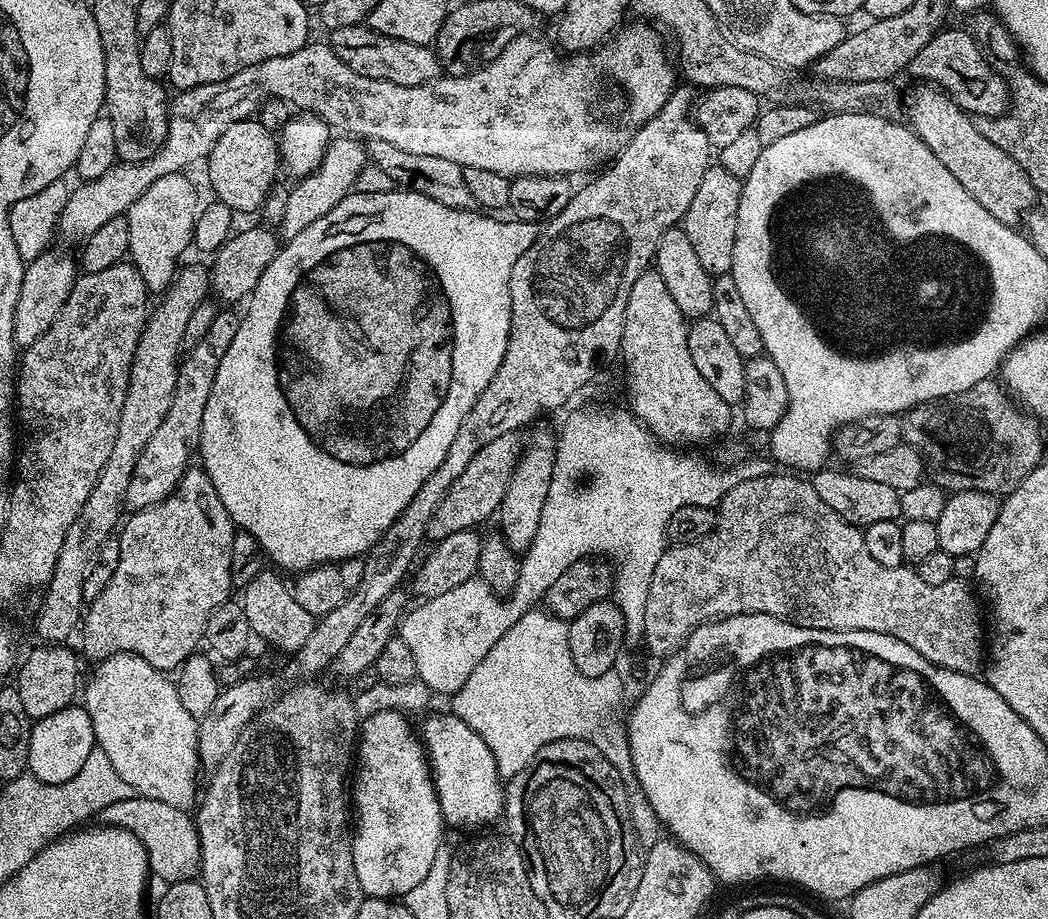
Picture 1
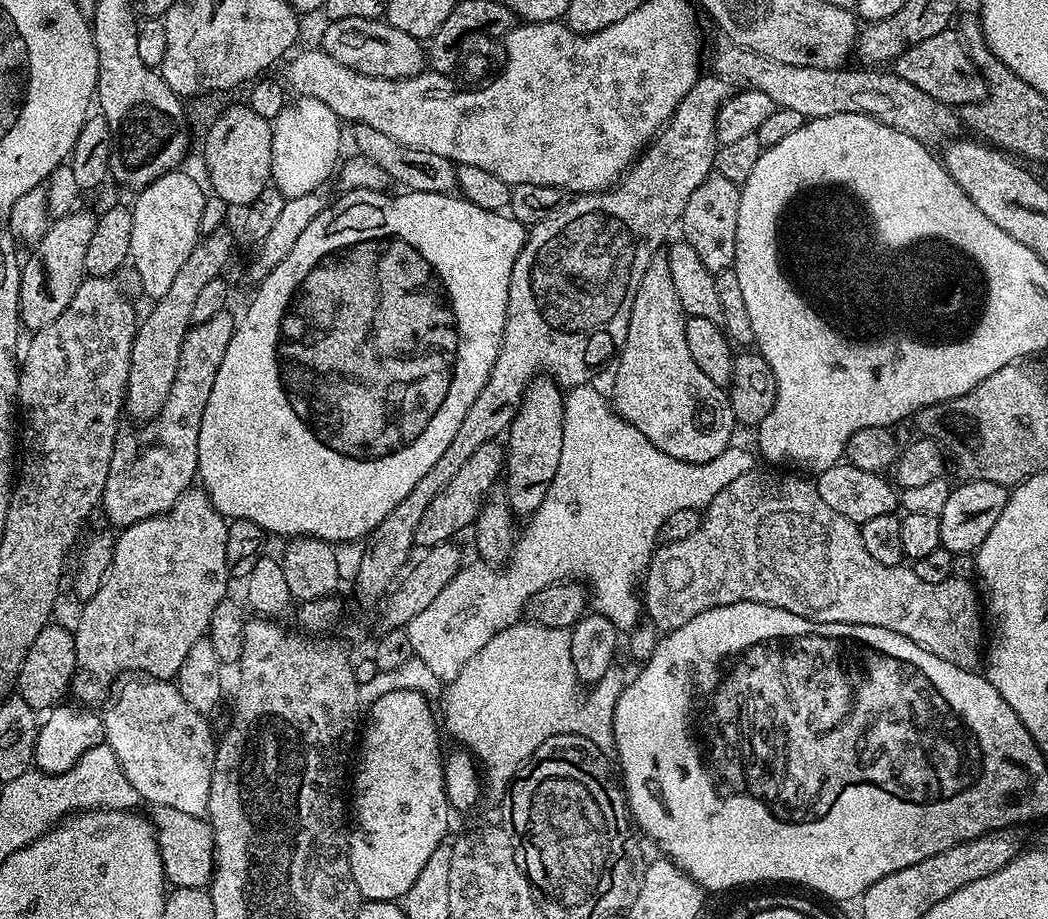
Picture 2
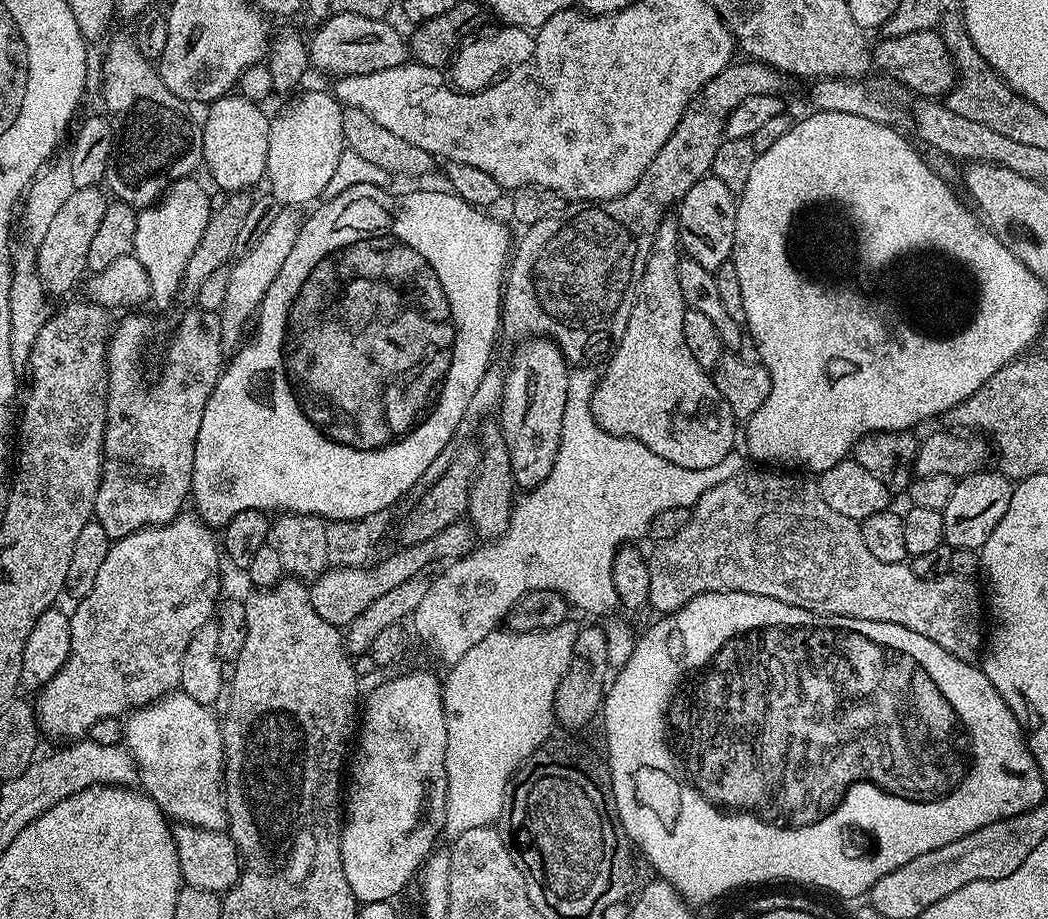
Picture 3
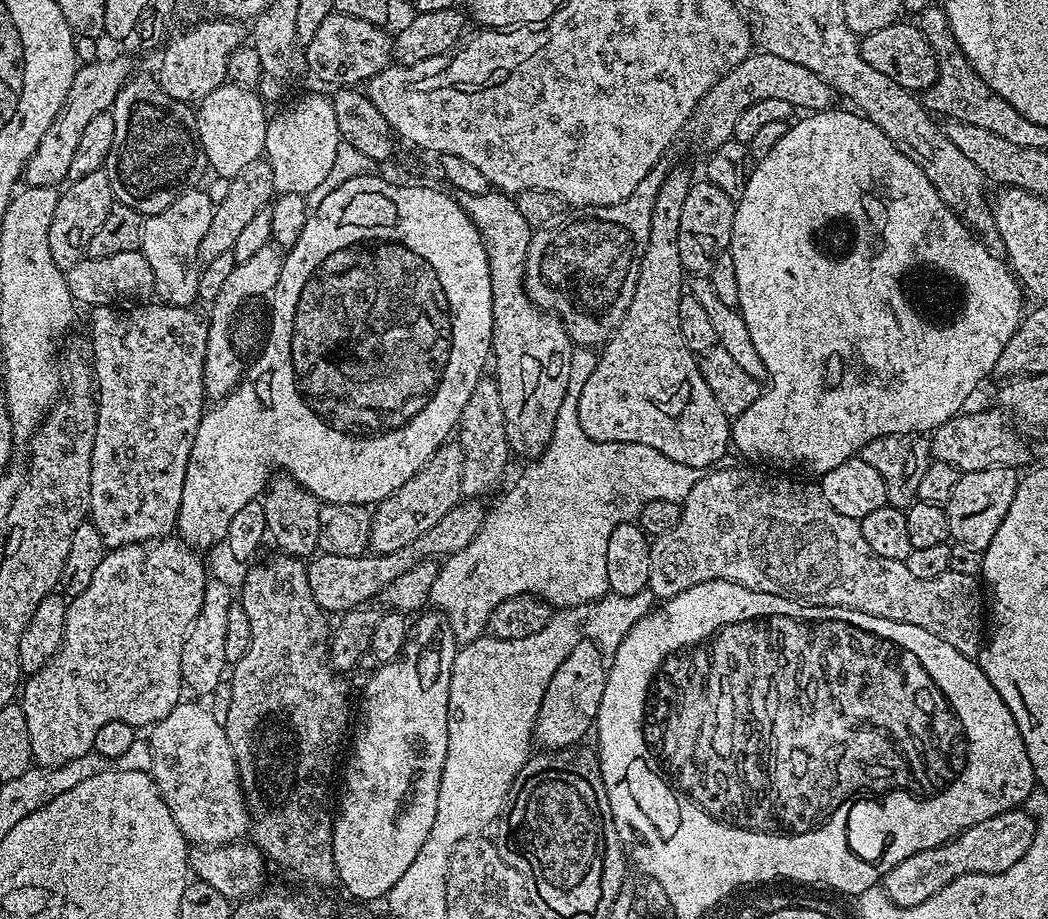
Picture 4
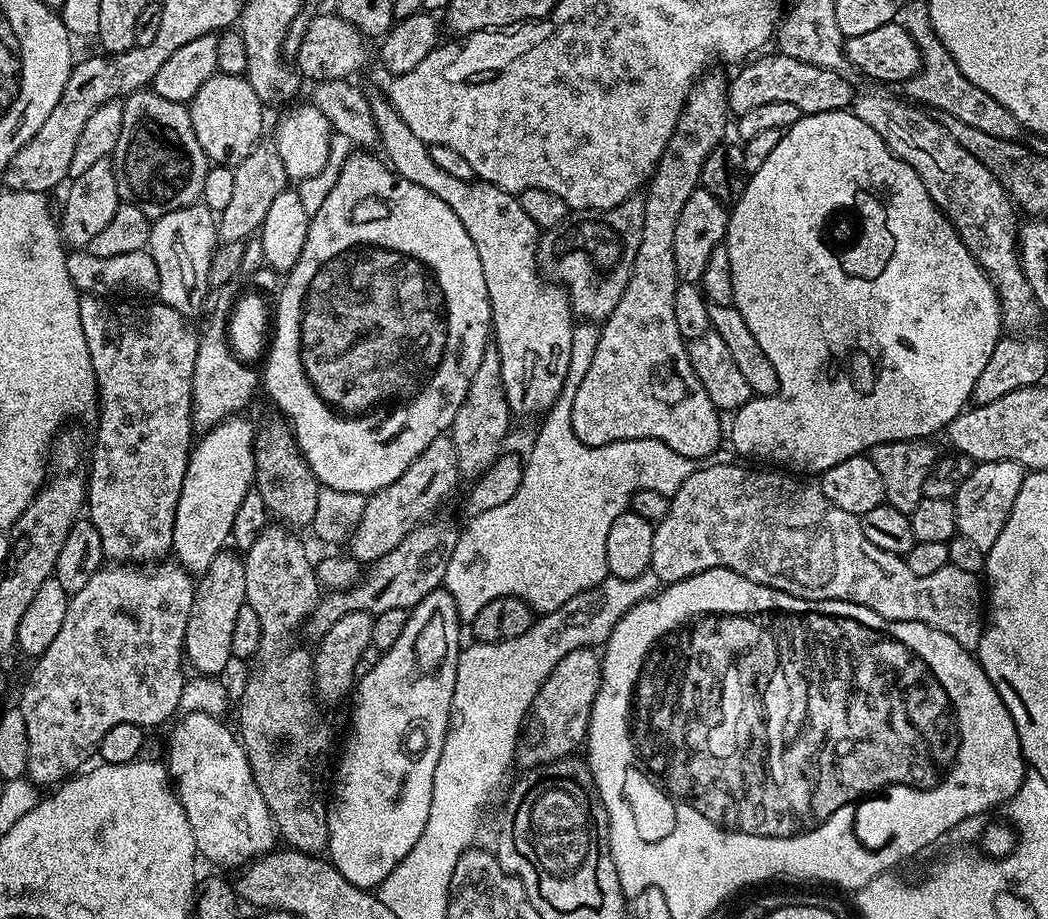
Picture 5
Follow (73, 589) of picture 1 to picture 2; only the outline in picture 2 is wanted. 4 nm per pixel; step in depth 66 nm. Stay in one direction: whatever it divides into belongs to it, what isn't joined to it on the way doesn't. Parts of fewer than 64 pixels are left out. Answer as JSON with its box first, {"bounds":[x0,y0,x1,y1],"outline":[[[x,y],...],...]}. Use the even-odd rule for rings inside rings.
{"bounds":[124,226,232,422],"outline":[[[223,226],[201,239],[190,258],[186,258],[185,264],[178,269],[170,290],[166,290],[166,294],[151,305],[148,317],[139,321],[130,354],[130,374],[124,397],[127,415],[140,420],[136,422],[147,422],[159,416],[162,406],[166,406],[170,398],[170,386],[174,386],[174,378],[178,374],[182,342],[193,325],[194,305],[207,284],[225,275],[224,267],[232,256],[232,236],[227,230]]]}

